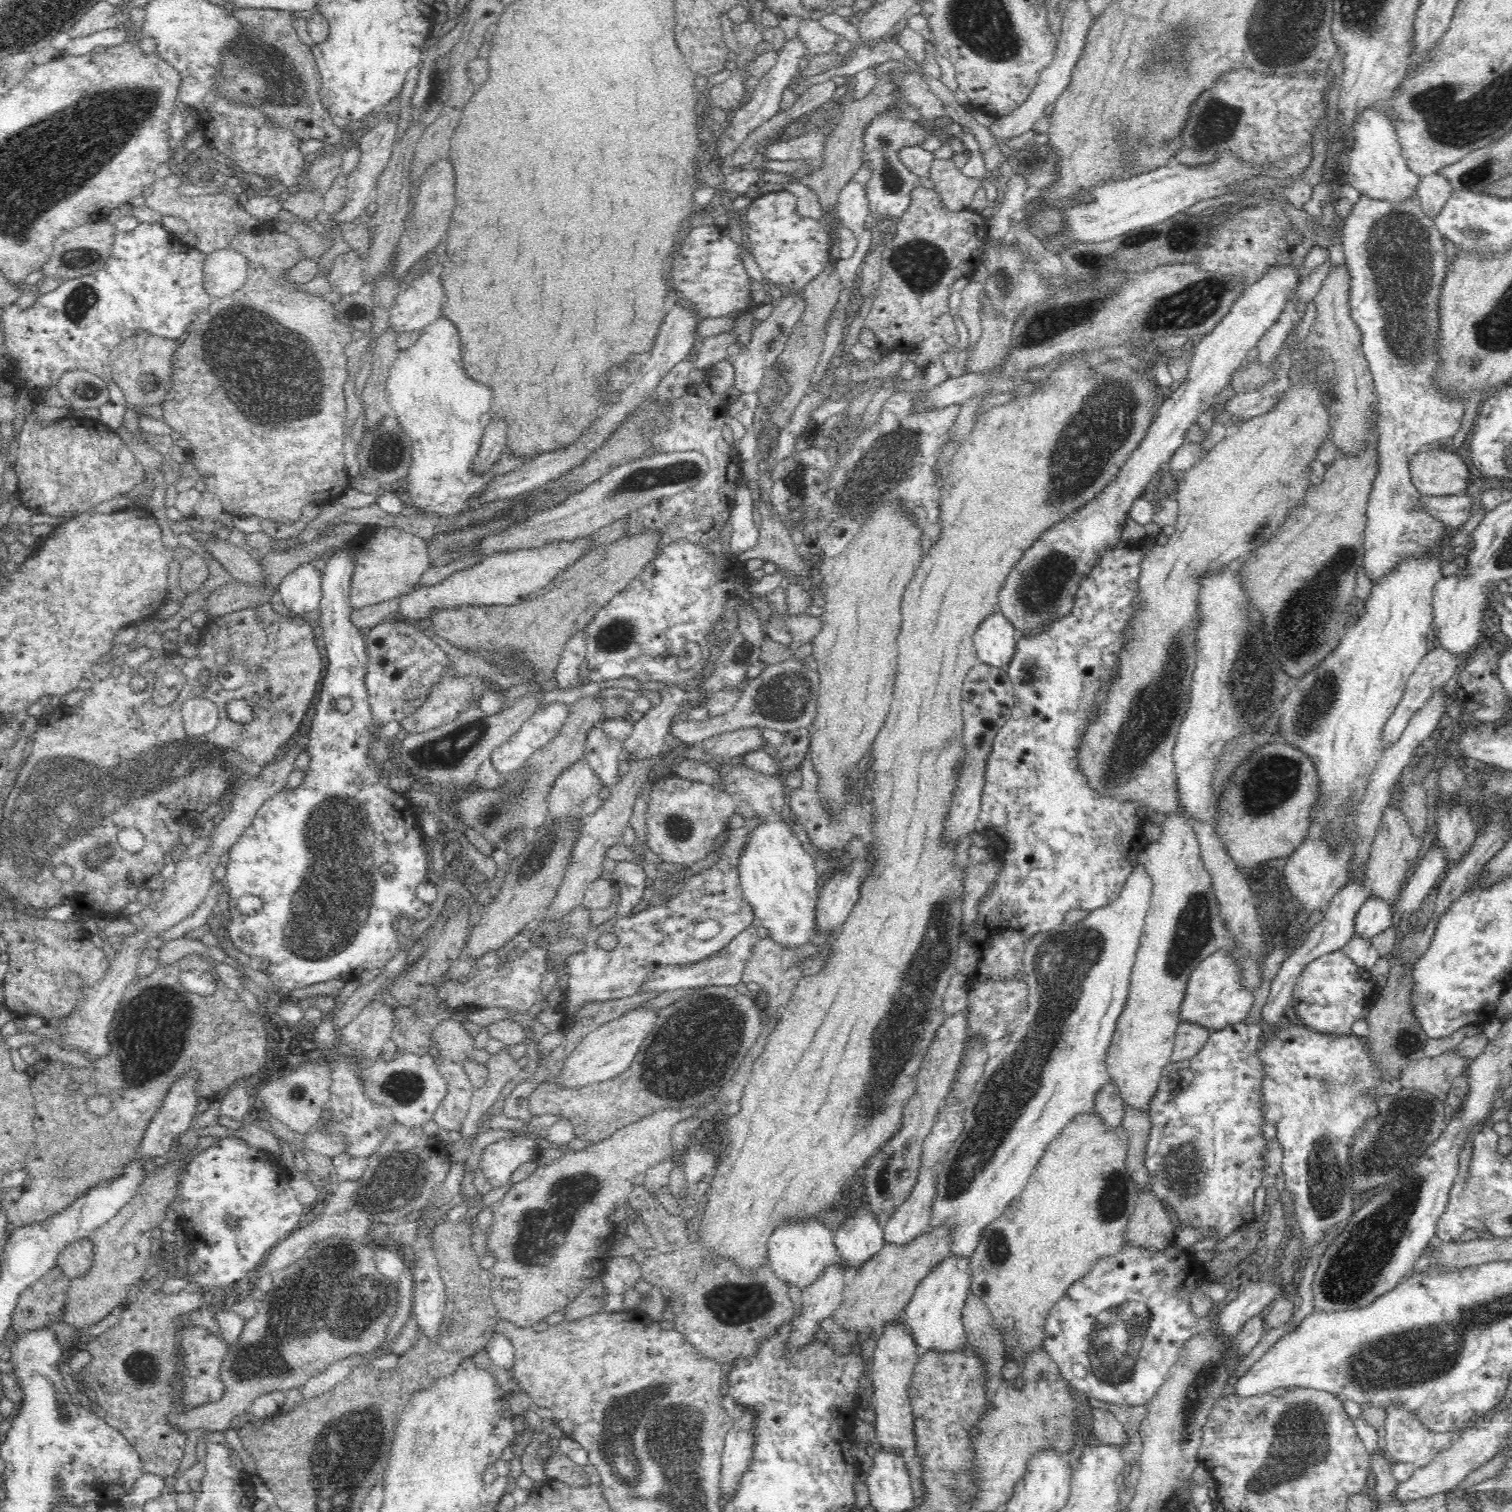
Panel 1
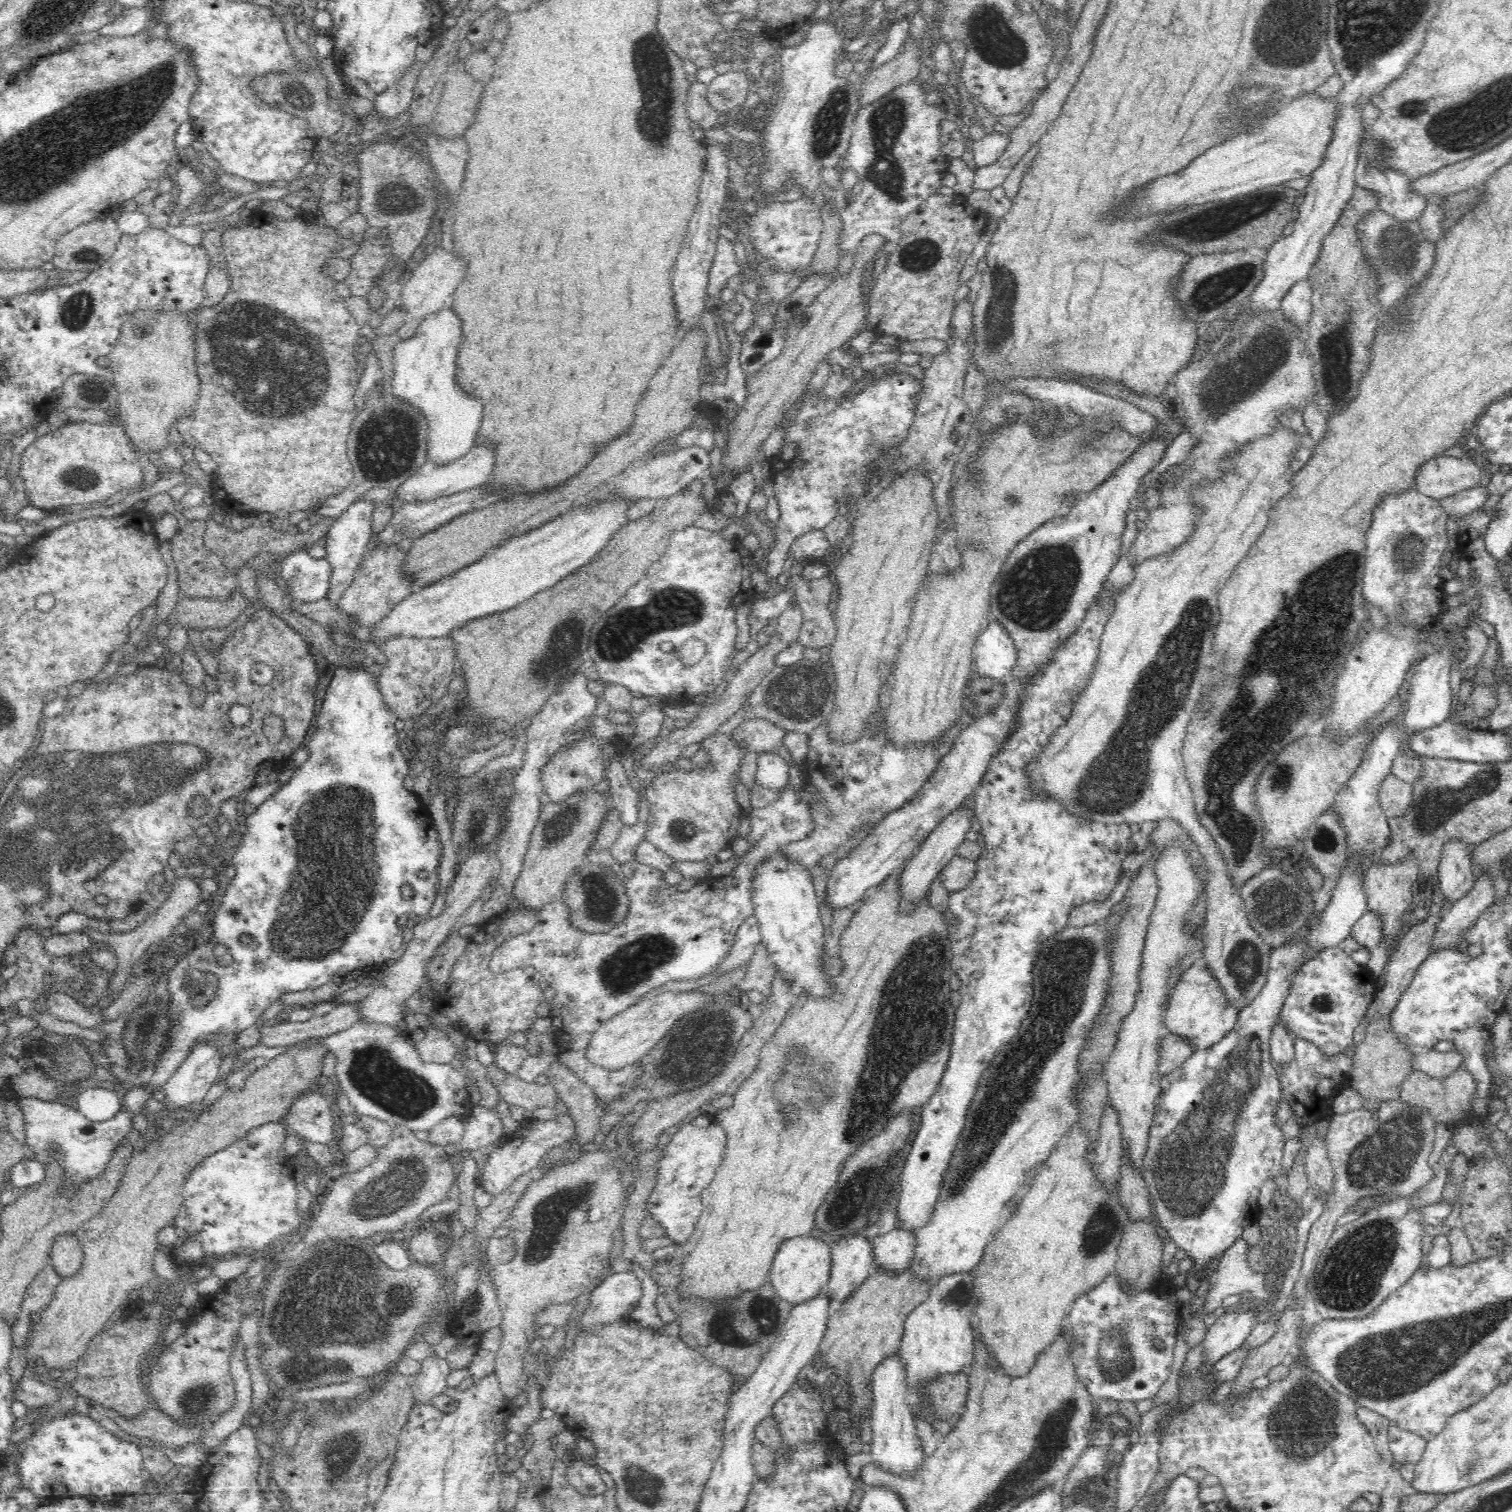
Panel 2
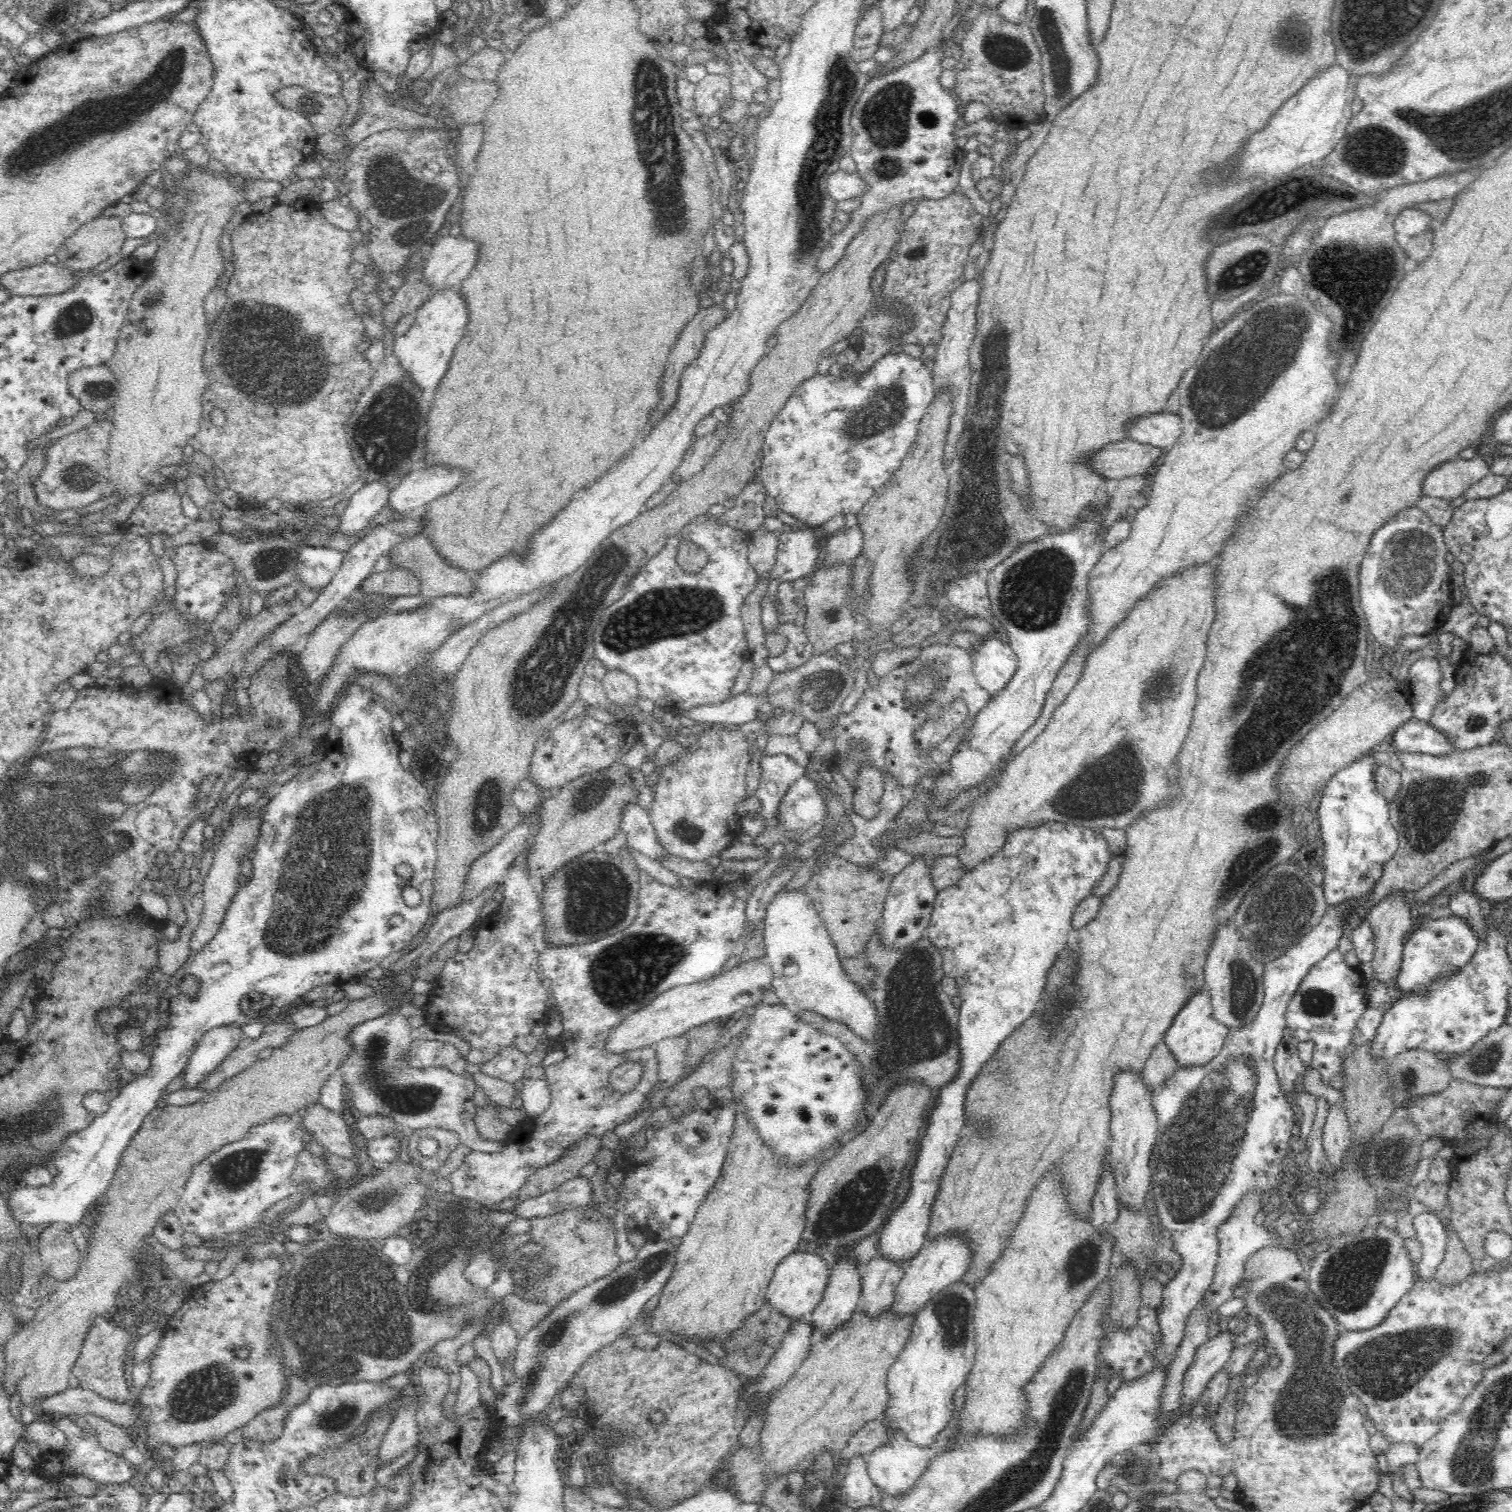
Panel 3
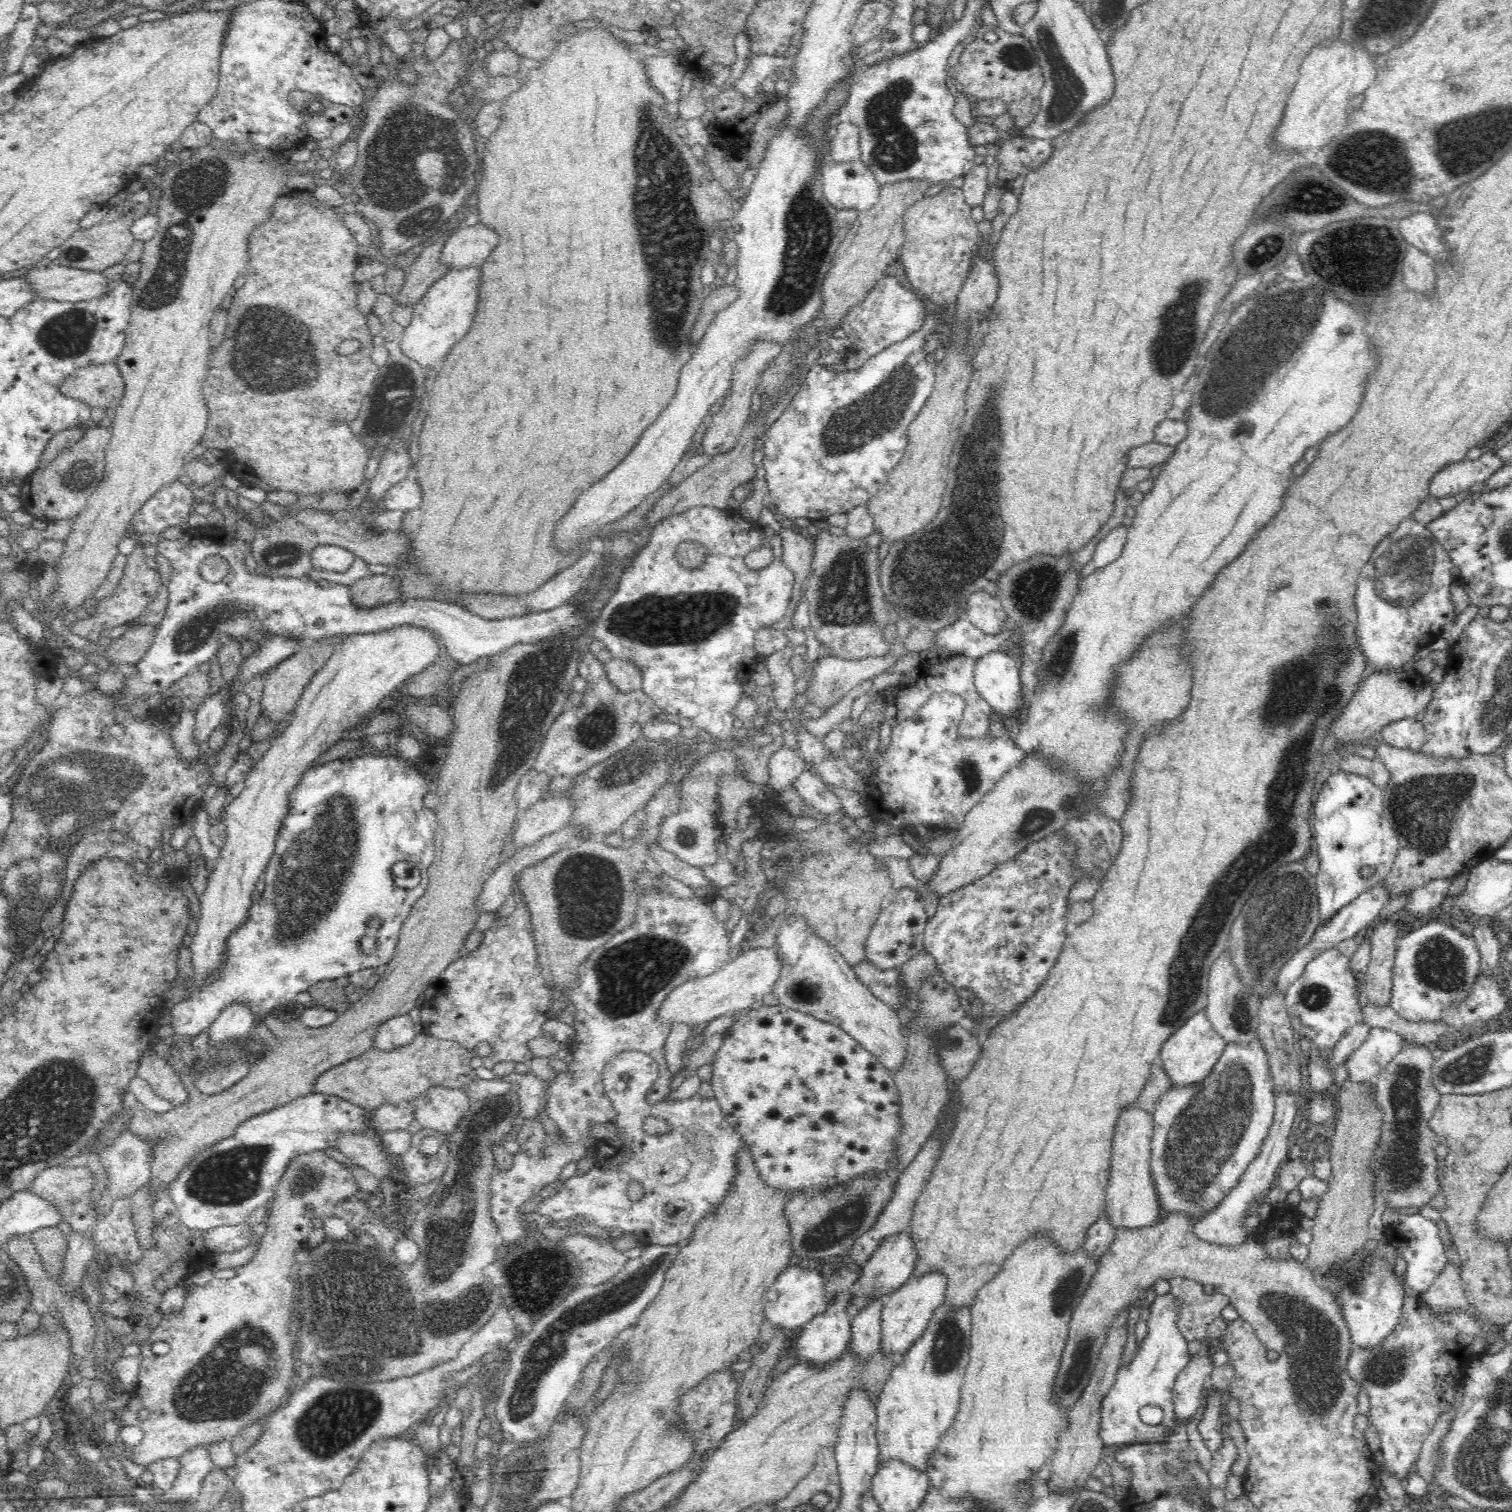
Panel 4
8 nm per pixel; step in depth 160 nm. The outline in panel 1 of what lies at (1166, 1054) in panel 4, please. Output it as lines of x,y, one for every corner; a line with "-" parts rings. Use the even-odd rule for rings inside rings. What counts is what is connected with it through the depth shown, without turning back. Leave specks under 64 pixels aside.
1228,949
1214,951
1208,958
1202,959
1186,984
1186,996
1180,1006
1180,1020
1200,1024
1210,1029
1210,1032
1247,1020
1254,994
1243,987
1242,972
1242,966
1236,963
1236,959
1232,959

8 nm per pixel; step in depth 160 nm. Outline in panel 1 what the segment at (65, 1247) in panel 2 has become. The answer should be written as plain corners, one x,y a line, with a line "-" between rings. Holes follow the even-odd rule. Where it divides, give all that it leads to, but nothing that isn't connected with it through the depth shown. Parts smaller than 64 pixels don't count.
80,1238
68,1244
60,1256
58,1264
68,1278
80,1278
88,1274
94,1258
94,1245
90,1238

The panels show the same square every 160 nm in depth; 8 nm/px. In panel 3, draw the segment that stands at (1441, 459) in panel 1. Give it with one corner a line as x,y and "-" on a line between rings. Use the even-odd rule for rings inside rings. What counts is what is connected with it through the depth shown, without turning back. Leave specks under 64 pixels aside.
1478,453
1474,458
1459,456
1443,462
1426,475
1422,496
1442,498
1452,501
1462,497
1464,492
1480,482
1490,472
1485,456

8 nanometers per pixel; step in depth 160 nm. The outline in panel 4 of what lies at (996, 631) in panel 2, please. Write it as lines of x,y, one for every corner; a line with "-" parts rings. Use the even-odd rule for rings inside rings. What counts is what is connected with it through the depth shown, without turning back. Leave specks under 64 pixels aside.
992,651
977,659
973,674
973,681
976,690
980,693
980,696
990,704
991,709
994,712
1002,715
1002,721
1008,725
1009,736
1015,739
1018,736
1021,724
1024,722
1024,715
1021,715
1024,710
1023,690
1020,682
1021,670
1013,656
1009,656
1004,651

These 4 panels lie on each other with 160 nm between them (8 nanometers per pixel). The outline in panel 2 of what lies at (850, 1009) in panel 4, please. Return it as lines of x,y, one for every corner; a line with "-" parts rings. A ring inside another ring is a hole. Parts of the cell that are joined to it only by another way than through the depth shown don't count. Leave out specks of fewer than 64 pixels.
782,852
774,853
762,866
756,870
756,878
752,881
752,903
754,903
754,917
758,919
761,932
761,942
766,945
769,958
776,965
776,974
780,974
790,985
792,993
798,996
806,993
814,997
827,997
831,992
832,984
829,984
830,977
823,973
823,960
826,956
820,957
824,946
824,925
820,919
820,906
816,890
812,883
810,870
804,869
798,862
790,862
789,858

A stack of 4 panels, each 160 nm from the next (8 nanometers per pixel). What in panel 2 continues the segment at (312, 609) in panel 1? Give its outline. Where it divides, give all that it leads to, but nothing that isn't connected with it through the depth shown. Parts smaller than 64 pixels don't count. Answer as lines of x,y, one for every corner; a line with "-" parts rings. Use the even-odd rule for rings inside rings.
303,549
283,558
280,573
293,599
316,602
327,595
332,569
328,560
313,558

